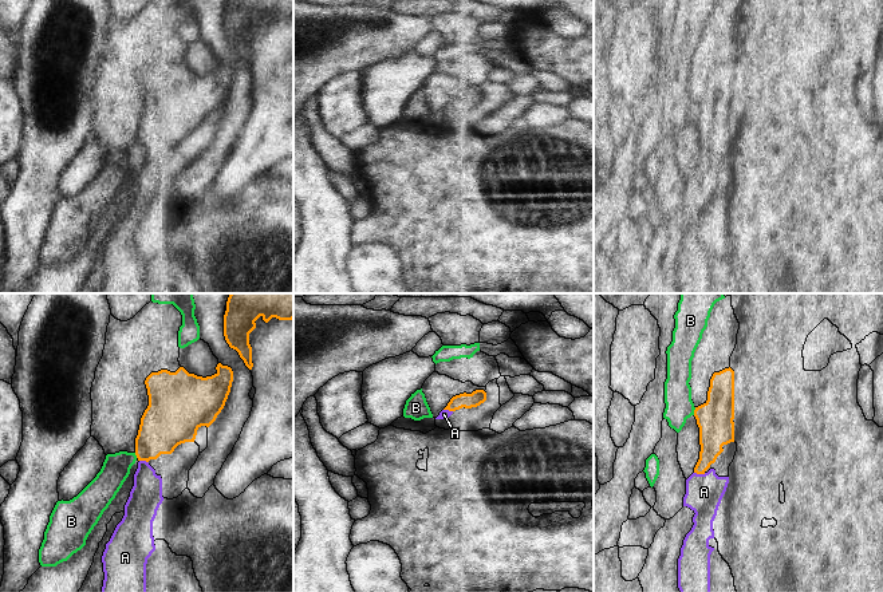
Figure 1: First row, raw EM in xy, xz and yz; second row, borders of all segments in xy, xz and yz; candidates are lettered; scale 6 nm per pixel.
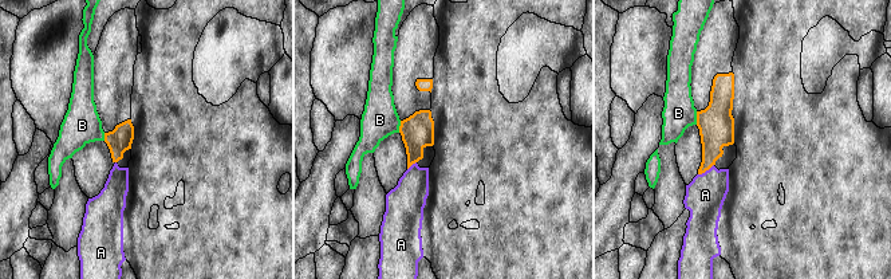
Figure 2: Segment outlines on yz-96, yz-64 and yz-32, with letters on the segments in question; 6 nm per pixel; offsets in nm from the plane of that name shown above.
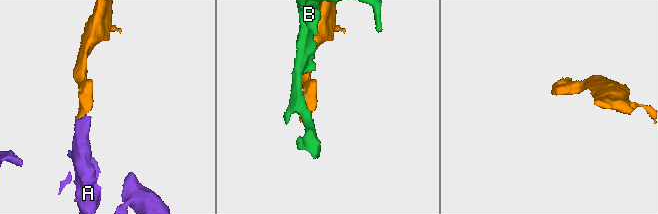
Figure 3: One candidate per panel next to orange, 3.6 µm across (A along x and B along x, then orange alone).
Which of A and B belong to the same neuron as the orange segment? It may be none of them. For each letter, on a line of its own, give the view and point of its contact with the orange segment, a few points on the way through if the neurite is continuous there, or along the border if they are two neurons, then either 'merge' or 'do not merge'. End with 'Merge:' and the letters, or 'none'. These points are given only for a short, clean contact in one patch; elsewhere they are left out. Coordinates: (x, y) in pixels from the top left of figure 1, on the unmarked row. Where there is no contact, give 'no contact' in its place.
A: yz (700, 173) | across yz (713, 134), (710, 150), (700, 173), (700, 185), (704, 192) | merge
B: yz (694, 111) | along yz (696, 107), (693, 114) | do not merge
Merge: A

